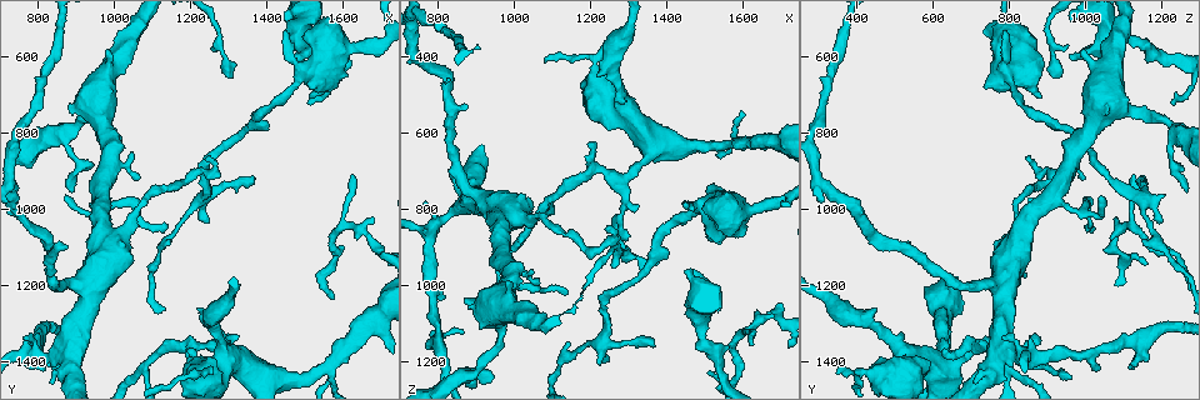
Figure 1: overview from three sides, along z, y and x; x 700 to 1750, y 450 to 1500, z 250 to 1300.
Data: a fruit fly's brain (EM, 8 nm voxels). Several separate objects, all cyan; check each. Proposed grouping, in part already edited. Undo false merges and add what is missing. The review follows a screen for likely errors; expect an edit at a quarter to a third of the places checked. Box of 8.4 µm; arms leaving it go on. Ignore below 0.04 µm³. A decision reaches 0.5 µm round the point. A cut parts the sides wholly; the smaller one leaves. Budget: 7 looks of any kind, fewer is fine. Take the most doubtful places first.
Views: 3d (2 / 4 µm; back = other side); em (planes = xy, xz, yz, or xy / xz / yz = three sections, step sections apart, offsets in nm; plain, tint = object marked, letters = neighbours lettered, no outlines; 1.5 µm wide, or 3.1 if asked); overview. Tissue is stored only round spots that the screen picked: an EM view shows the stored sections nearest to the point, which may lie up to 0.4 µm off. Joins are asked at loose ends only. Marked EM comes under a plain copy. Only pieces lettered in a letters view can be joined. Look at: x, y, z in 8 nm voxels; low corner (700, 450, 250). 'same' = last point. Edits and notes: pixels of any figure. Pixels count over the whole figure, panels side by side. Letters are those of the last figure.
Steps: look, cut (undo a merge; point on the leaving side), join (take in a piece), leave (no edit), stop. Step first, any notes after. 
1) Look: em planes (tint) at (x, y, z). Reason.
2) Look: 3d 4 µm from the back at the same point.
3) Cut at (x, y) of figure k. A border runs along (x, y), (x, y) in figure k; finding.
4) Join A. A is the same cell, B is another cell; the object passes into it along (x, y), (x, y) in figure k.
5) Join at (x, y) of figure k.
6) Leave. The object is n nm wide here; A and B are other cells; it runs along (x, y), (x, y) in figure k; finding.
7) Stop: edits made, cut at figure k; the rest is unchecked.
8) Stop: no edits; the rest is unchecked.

Look: 3d 4 µm at (1070, 915, 985). Branch stops here.

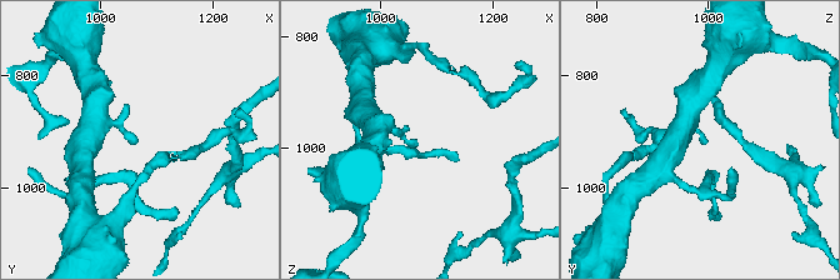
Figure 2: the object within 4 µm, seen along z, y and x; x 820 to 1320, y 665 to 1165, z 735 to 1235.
Look: em planes (tint) at (1070, 915, 990). Need the tissue.

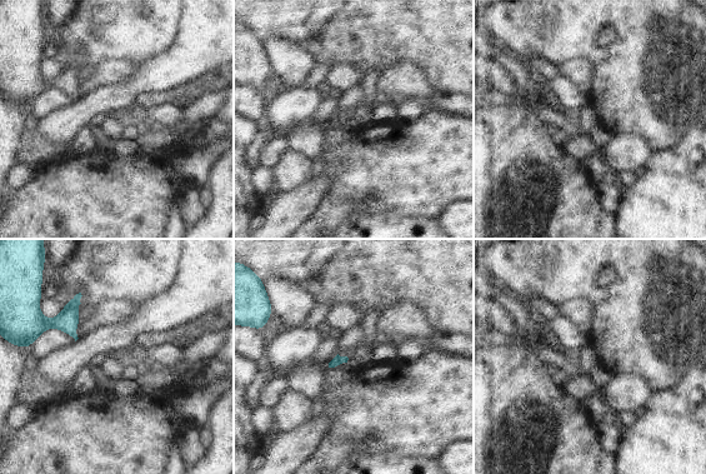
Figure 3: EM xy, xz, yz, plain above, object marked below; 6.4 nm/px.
Look: em planes (letters) at the same point.

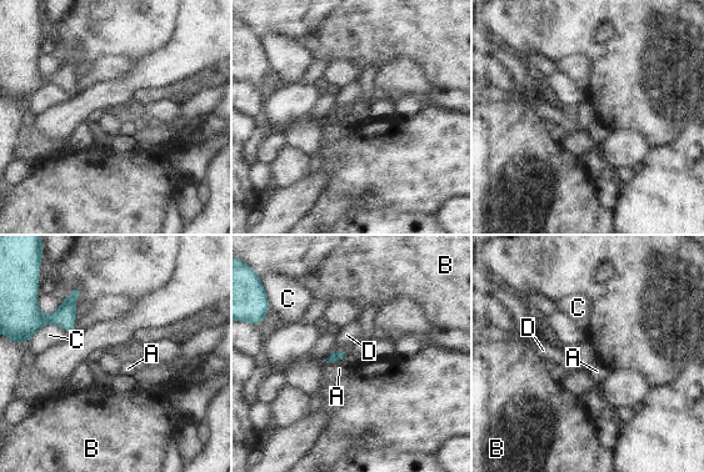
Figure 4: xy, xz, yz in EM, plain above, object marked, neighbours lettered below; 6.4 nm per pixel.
Leave. A, B, C and D are other cells; a border runs along (346, 355), (326, 363) in figure 4; no lettered piece goes on from it.

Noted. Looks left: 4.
Look: 3d 2 µm at (975, 585, 990). Branch stops here.

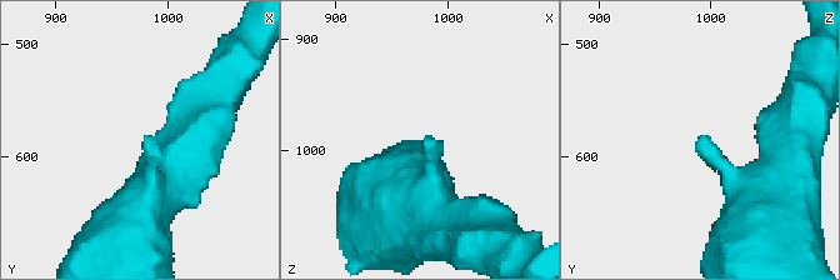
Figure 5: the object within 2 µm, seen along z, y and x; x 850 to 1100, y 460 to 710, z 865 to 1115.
Look: em planes (letters) at (978, 584, 994). Now the EM.

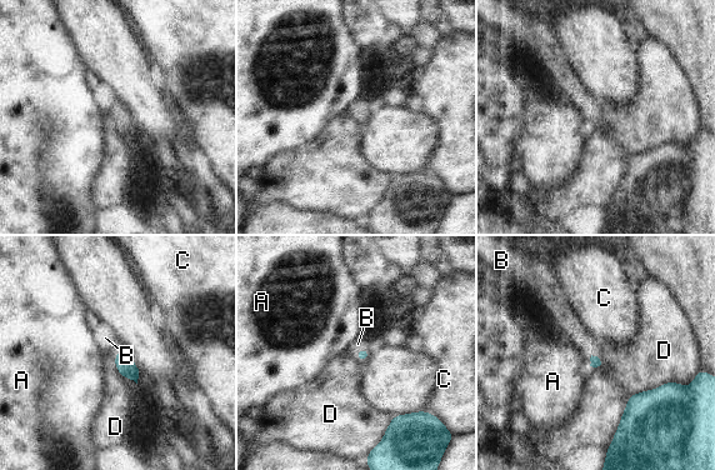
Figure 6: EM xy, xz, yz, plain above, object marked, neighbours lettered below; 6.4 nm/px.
Join B. B is the same cell, A, C and D are other cells; the object passes into it along (124, 363), (119, 350), (105, 338) in figure 6; the cell continues.

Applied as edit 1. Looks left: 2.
Stop: edits made, join at figure 6; the rest is unchecked.

